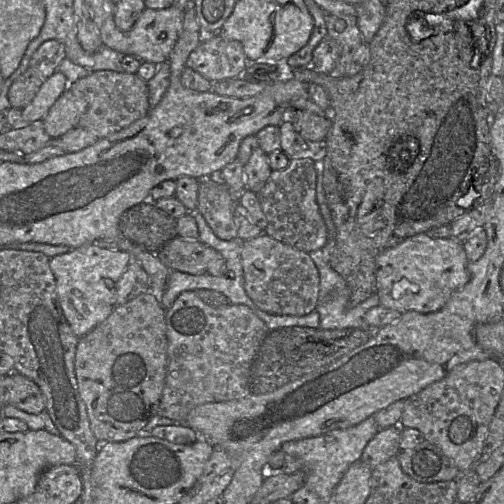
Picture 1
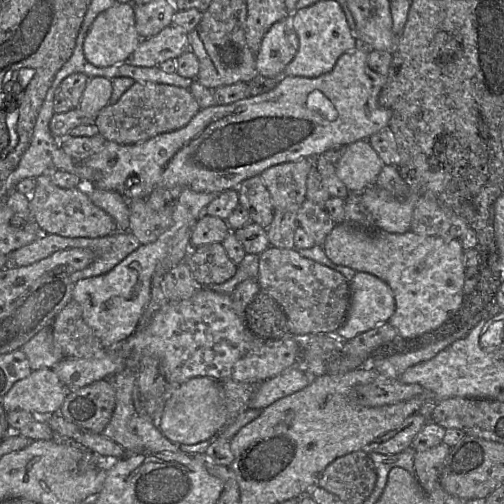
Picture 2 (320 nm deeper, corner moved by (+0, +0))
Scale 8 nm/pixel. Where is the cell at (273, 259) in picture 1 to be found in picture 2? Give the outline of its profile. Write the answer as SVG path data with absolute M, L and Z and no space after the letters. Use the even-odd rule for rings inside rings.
M268 247L258 256L257 280L261 291L271 296L283 308L294 334L334 334L347 318L351 303L349 281L336 270L300 255L296 248Z

